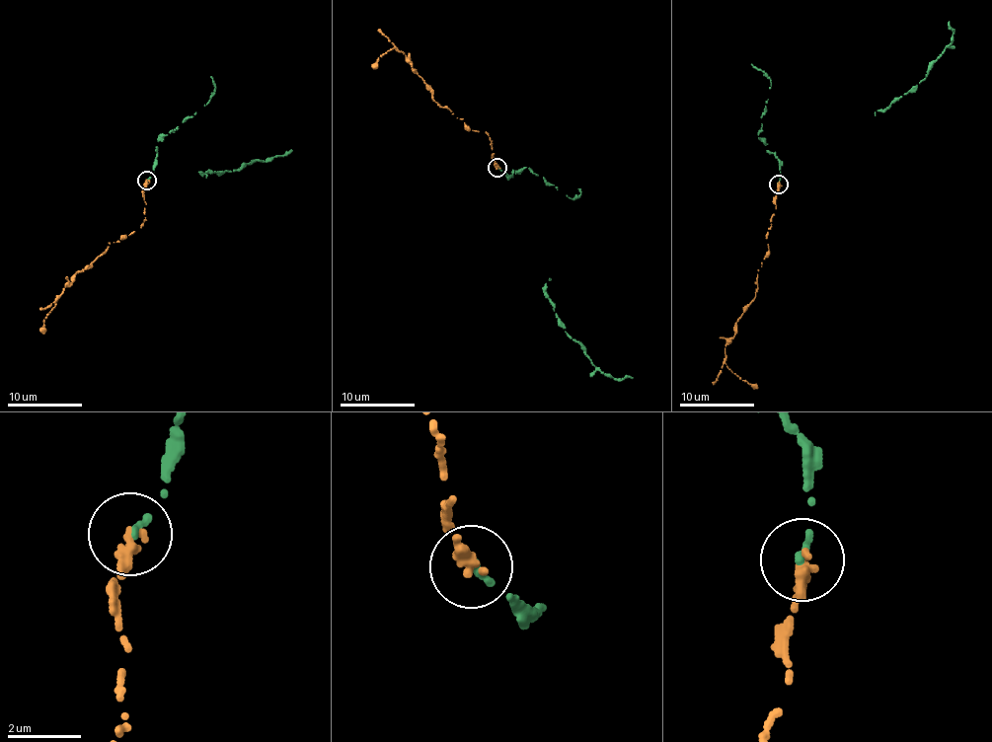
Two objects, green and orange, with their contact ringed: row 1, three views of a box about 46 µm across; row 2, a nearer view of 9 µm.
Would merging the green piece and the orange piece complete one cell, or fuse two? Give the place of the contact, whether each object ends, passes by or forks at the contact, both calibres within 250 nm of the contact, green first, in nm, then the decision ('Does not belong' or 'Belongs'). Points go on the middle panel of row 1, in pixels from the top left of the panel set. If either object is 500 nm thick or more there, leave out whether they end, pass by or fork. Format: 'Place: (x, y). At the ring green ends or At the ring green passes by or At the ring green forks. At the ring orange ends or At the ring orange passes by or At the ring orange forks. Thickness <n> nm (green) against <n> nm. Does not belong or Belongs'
Place: (497, 167). At the ring green ends. At the ring orange ends. Thickness 200 nm (green) against 400 nm. Belongs

